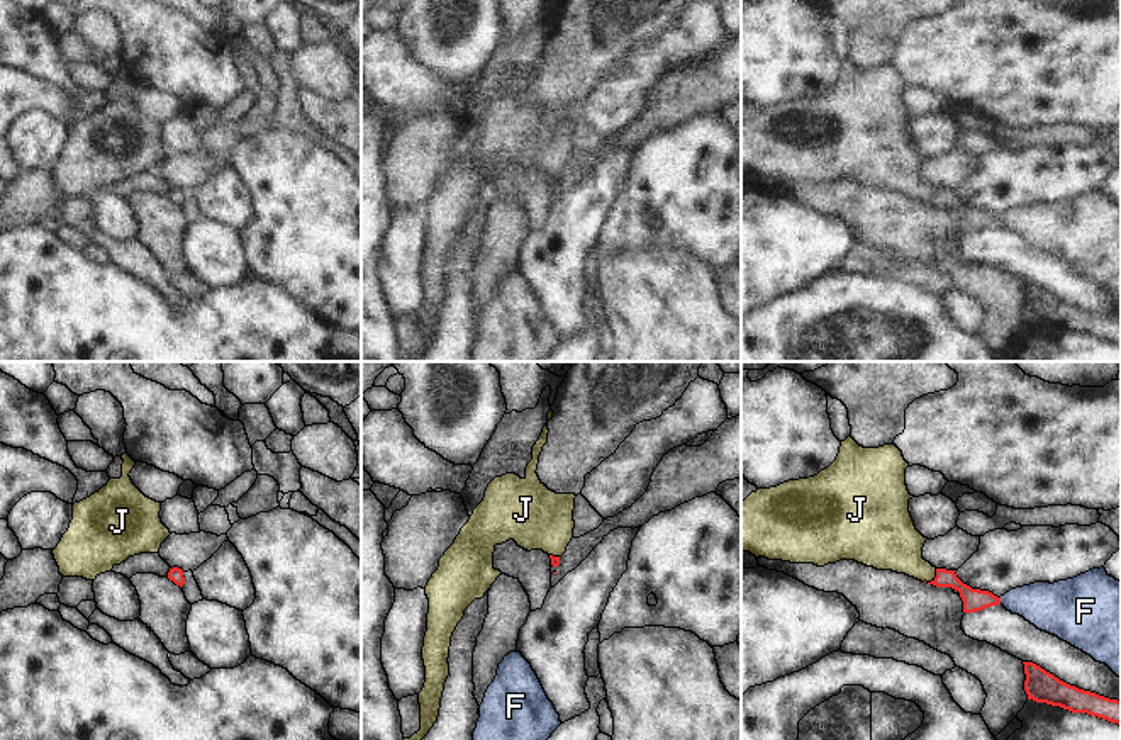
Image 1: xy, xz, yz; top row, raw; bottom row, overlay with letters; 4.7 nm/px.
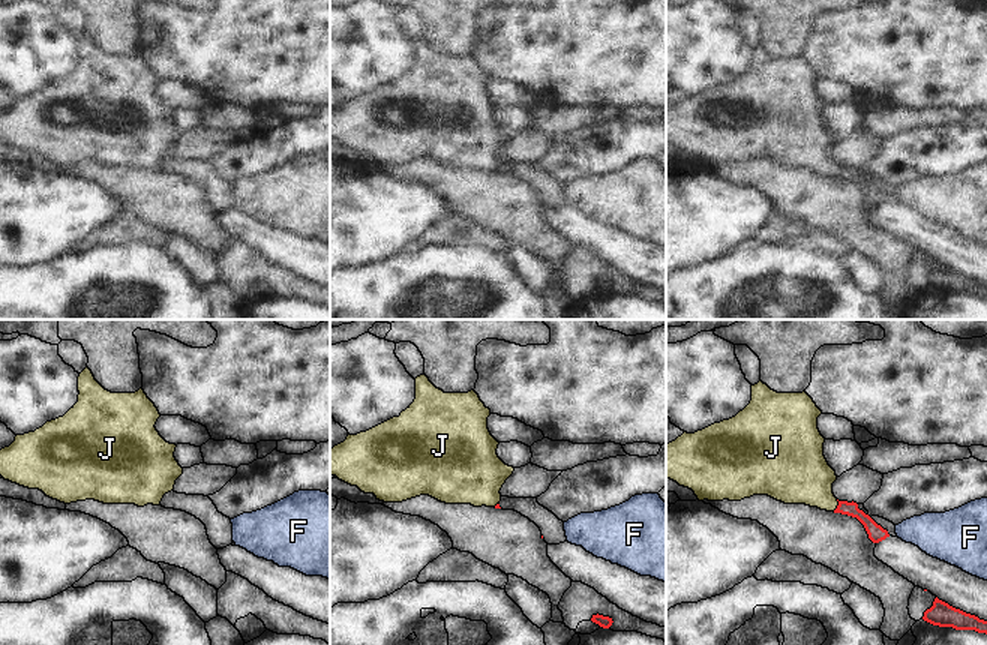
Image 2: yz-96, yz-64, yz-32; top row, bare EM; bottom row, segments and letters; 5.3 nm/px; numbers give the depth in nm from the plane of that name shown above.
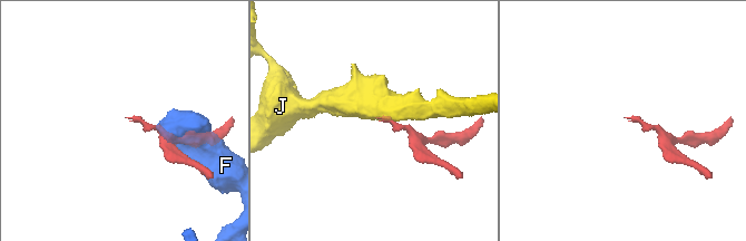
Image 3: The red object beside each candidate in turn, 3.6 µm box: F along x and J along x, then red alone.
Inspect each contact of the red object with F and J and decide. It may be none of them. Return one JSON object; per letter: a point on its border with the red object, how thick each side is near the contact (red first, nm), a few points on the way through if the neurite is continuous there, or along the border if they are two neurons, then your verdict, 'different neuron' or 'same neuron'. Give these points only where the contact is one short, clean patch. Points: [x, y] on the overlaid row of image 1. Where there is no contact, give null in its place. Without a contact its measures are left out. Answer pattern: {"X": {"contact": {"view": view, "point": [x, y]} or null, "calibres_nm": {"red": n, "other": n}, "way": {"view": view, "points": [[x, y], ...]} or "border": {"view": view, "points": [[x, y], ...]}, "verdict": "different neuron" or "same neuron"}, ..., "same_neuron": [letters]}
{"F": {"contact": {"view": "yz", "point": [999, 601]}, "calibres_nm": {"red": 110, "other": 220}, "verdict": "different neuron"}, "J": {"contact": {"view": "yz", "point": [931, 581]}, "calibres_nm": {"red": 110, "other": 260}, "way": {"view": "yz", "points": [[974, 599], [952, 581], [931, 581], [894, 543]]}, "verdict": "same neuron"}, "same_neuron": ["J"]}

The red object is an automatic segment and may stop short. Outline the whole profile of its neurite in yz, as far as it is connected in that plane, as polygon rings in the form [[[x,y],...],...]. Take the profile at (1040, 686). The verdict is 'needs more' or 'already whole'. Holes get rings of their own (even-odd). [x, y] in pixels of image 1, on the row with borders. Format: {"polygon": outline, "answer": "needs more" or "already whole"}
{"polygon": [[[1033,662],[1024,664],[1028,699],[1087,713],[1121,726],[1121,701],[1070,686]]], "answer": "already whole"}

